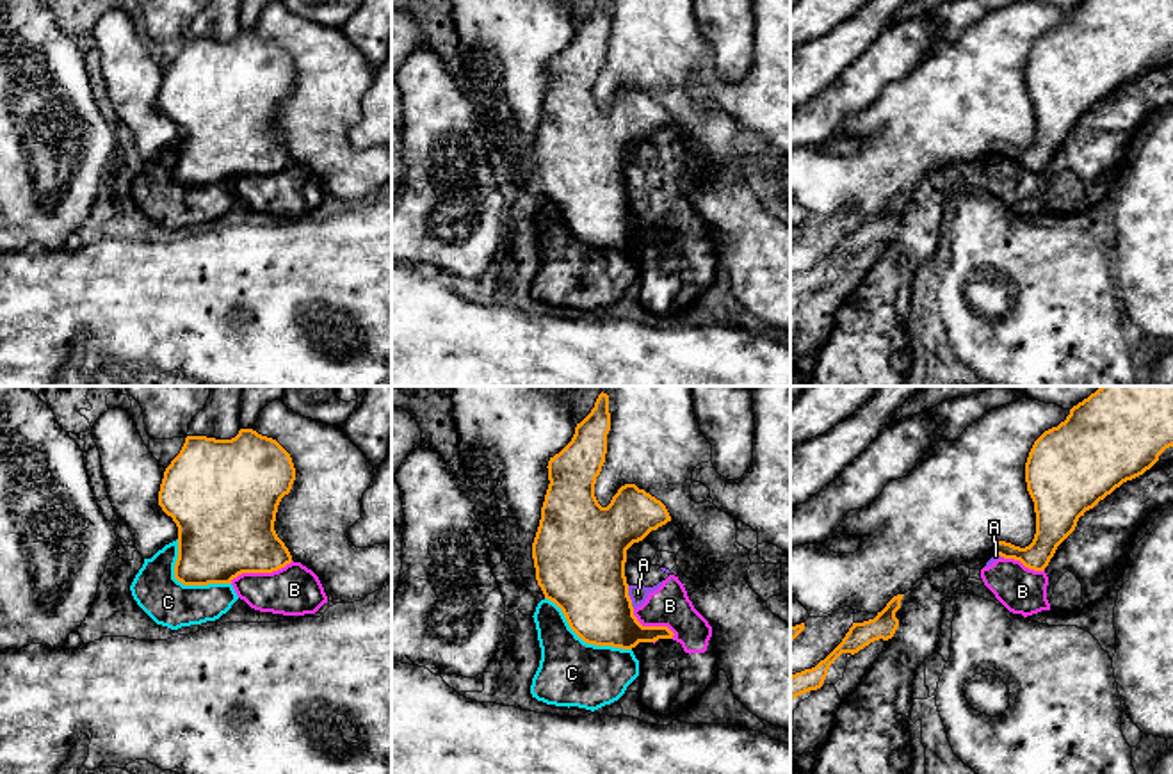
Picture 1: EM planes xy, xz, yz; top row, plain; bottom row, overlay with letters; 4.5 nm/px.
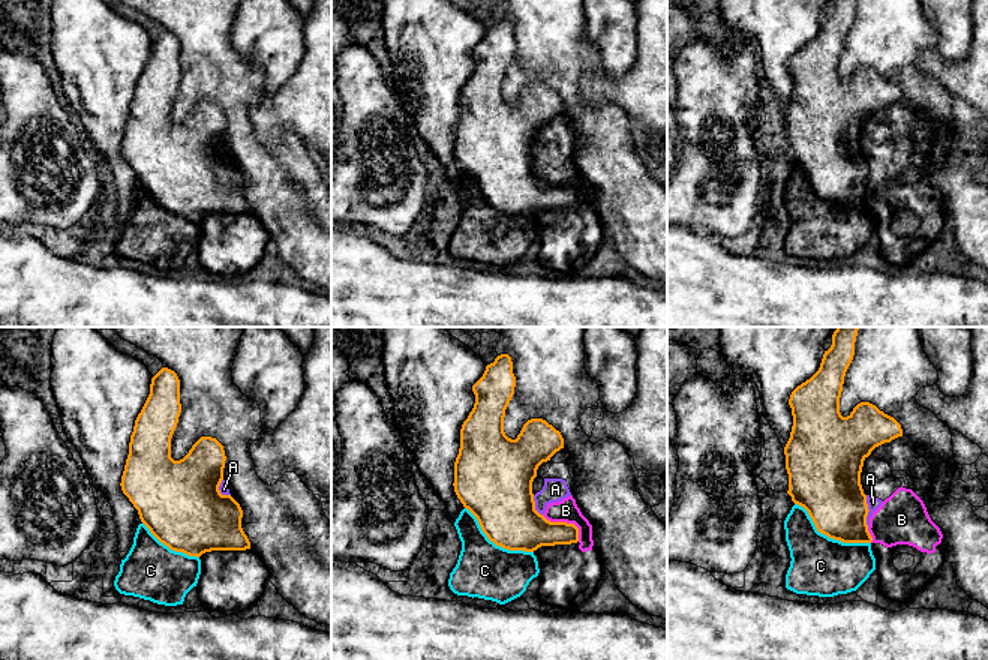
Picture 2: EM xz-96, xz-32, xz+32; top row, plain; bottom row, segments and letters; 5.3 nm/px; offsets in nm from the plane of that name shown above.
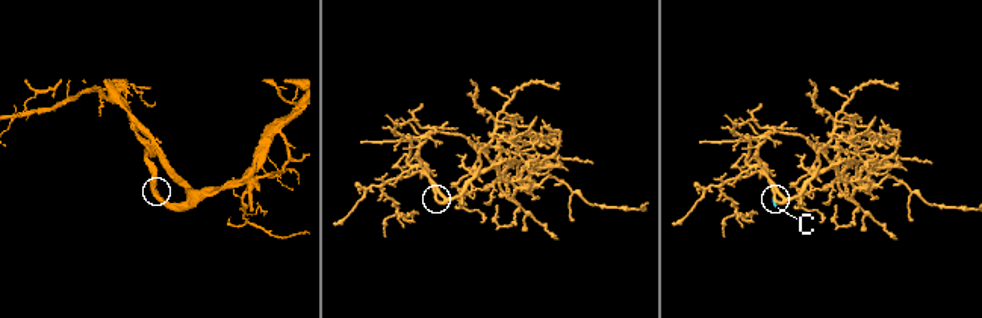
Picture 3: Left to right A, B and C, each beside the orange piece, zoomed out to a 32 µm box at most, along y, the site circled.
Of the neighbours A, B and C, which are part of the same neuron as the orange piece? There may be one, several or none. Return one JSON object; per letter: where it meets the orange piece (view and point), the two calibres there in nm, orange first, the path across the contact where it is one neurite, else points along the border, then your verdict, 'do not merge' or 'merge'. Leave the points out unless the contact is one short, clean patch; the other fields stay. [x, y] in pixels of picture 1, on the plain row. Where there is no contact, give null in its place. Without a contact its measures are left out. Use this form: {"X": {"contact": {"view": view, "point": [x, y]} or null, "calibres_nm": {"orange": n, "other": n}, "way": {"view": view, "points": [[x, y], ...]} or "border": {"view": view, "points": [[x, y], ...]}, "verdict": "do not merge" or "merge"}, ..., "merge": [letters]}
{"A": {"contact": {"view": "xz", "point": [629, 200]}, "calibres_nm": {"orange": 380, "other": 80}, "border": {"view": "xz", "points": [[627, 187], [634, 210]]}, "verdict": "do not merge"}, "B": {"contact": {"view": "xy", "point": [260, 173]}, "calibres_nm": {"orange": 440, "other": 220}, "border": {"view": "xy", "points": [[292, 162], [271, 173], [242, 173], [230, 184]]}, "verdict": "do not merge"}, "C": {"contact": {"view": "xz", "point": [584, 242]}, "calibres_nm": {"orange": 340, "other": 300}, "verdict": "do not merge"}, "merge": []}

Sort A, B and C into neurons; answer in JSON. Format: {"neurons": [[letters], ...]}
{"neurons": [["A", "B"], ["C"]]}

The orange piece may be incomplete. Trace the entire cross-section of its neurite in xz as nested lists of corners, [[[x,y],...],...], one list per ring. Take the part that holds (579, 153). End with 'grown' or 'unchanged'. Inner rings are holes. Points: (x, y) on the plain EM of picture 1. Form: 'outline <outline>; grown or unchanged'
outline [[[596,0],[591,14],[575,28],[571,43],[548,62],[548,91],[532,144],[536,181],[546,201],[564,215],[570,230],[587,246],[632,251],[639,244],[673,240],[667,228],[643,228],[634,217],[625,178],[627,151],[651,132],[671,123],[666,107],[625,85],[607,109],[595,98],[596,78],[607,55],[611,32],[609,0]]]; unchanged

